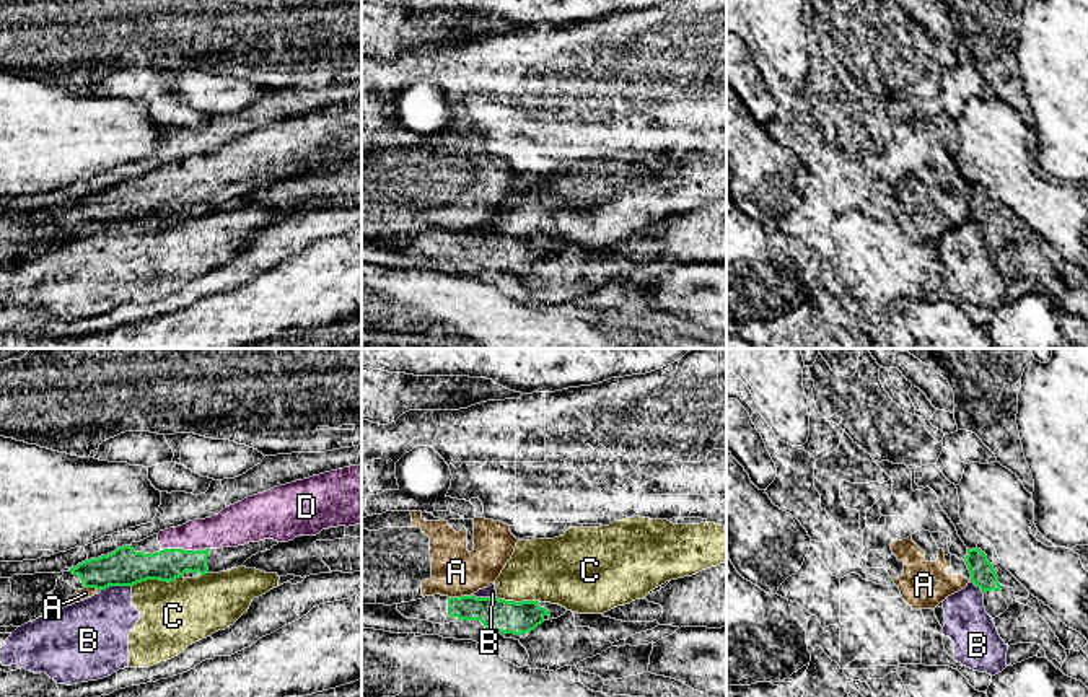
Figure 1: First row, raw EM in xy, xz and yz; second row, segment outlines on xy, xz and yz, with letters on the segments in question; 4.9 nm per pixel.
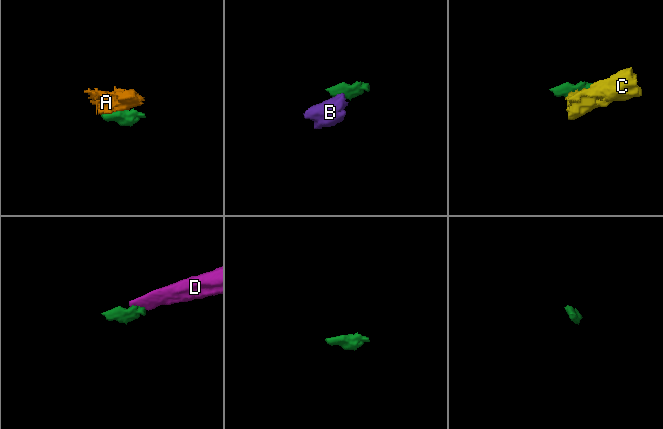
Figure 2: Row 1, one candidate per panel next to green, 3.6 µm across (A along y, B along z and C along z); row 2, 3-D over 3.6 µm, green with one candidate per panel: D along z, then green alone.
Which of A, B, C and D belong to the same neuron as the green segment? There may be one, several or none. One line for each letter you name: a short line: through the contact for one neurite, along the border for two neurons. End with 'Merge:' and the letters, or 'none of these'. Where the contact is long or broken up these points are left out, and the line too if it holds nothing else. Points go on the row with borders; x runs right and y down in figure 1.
D: xy (166, 565), (186, 551), (202, 534), (230, 528)
Merge: D

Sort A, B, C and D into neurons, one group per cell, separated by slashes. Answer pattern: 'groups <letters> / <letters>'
groups A / B C / D

